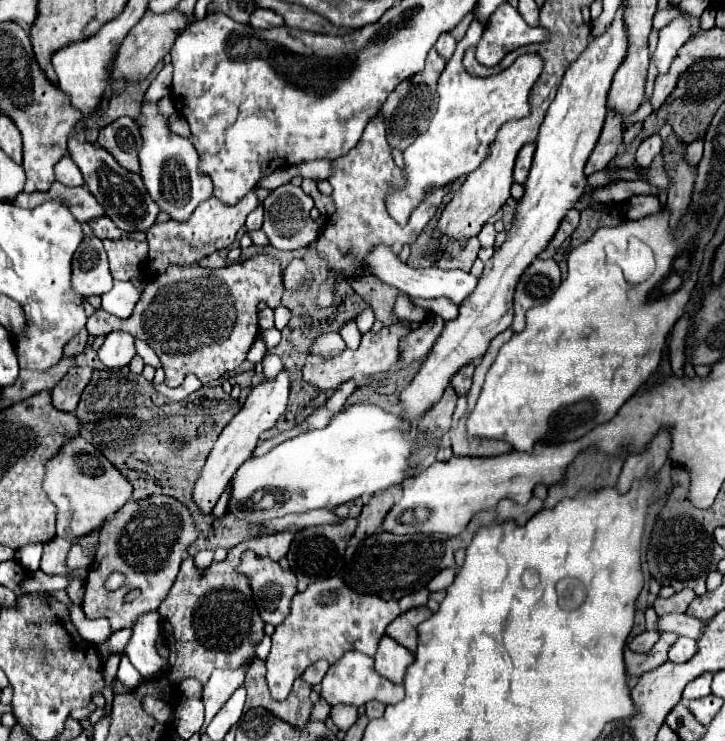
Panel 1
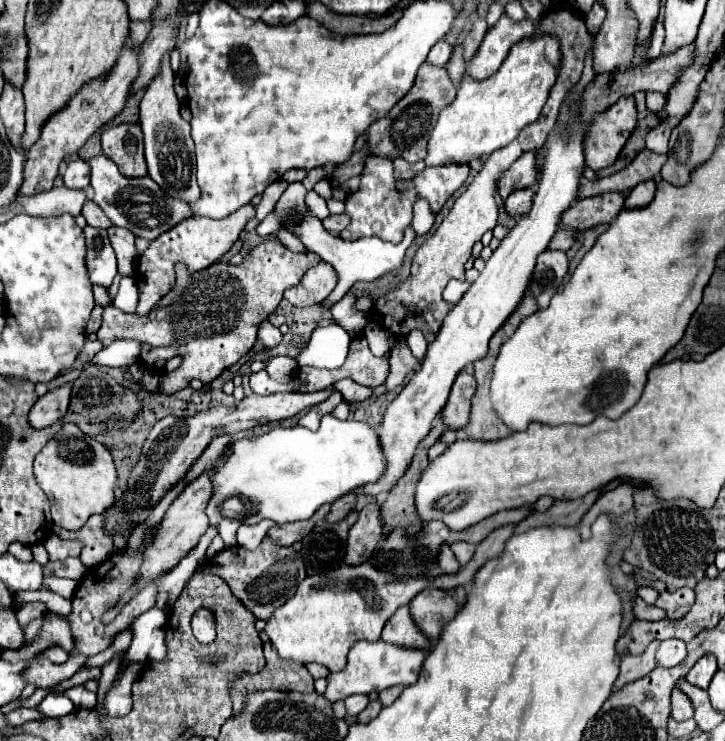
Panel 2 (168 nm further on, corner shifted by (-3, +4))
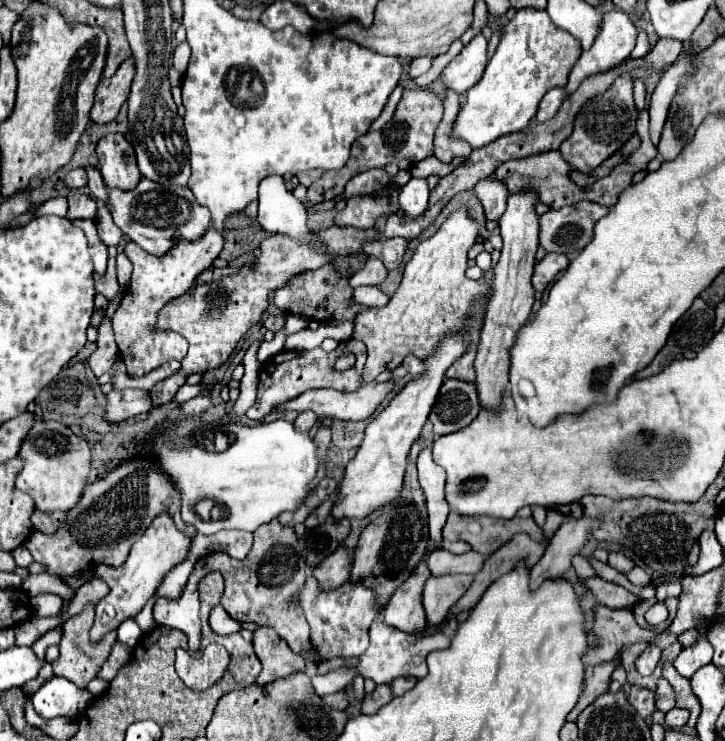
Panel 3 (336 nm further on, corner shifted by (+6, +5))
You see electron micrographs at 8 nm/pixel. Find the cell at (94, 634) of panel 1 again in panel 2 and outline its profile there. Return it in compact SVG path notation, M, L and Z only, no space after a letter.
M38 589L38 591L26 591L26 593L18 593L16 599L20 599L22 603L28 603L28 601L42 601L50 613L56 613L56 615L70 615L72 613L72 599L68 597L62 597L58 593L52 593L48 589Z

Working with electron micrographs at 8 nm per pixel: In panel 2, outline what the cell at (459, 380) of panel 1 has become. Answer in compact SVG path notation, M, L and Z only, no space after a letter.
M462 371L450 391L448 403L444 407L444 423L452 429L462 429L464 421L468 421L468 409L472 393L476 391L476 381L468 371Z

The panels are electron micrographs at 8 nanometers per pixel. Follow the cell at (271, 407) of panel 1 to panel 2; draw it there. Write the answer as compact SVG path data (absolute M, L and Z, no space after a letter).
M212 467L206 469L198 479L186 485L186 489L176 497L176 501L166 511L162 523L158 525L156 537L152 545L144 551L144 565L142 565L142 577L156 577L164 571L170 571L178 565L178 561L198 543L200 535L208 529L208 515L206 507L214 493L214 481L212 481Z

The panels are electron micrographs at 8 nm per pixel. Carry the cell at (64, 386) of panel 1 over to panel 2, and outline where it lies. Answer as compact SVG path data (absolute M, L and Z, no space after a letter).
M66 383L58 389L42 395L28 415L30 425L32 427L48 427L48 425L60 421L64 417L64 413L68 411L70 393L72 393L72 385Z

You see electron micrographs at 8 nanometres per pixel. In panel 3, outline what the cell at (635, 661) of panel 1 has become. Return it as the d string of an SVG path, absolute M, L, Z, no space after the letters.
M607 662L607 664L601 664L601 666L595 666L595 668L593 668L593 672L585 678L583 692L581 692L581 696L579 696L577 706L575 706L573 712L569 714L569 720L575 722L575 718L577 718L597 696L601 696L603 692L607 692L607 684L609 684L609 678L611 678L613 668L615 668L615 662Z

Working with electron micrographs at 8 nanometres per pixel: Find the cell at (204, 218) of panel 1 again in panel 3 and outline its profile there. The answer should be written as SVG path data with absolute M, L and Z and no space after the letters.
M209 228L203 234L203 238L195 240L195 242L179 242L163 258L151 256L135 242L129 242L125 246L123 252L133 264L133 276L131 276L131 284L123 296L123 302L113 316L113 330L115 330L115 340L117 340L117 346L123 354L123 360L127 364L127 372L131 378L143 376L167 360L183 360L185 358L187 348L189 348L187 340L183 336L179 336L177 332L155 330L157 314L169 300L183 296L193 286L193 280L203 270L211 268L213 260L219 256L221 248L223 248L223 234L217 232L215 228Z

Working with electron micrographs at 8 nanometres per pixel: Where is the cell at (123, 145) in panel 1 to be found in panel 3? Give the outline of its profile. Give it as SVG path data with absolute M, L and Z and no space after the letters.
M107 134L97 144L97 156L101 176L109 188L133 190L139 184L141 172L137 168L135 150L125 136Z

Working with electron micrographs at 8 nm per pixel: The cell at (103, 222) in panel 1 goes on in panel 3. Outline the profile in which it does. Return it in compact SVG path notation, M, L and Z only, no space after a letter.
M71 192L67 196L67 202L69 202L69 210L67 210L67 220L77 220L77 218L95 218L95 212L97 212L97 206L95 206L95 200L87 194L81 194L81 192Z

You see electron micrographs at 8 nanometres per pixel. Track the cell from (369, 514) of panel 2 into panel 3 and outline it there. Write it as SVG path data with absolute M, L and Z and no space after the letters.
M339 546L331 556L327 556L315 570L313 578L319 584L321 592L331 592L347 582L351 570L353 554L349 554L343 546Z

